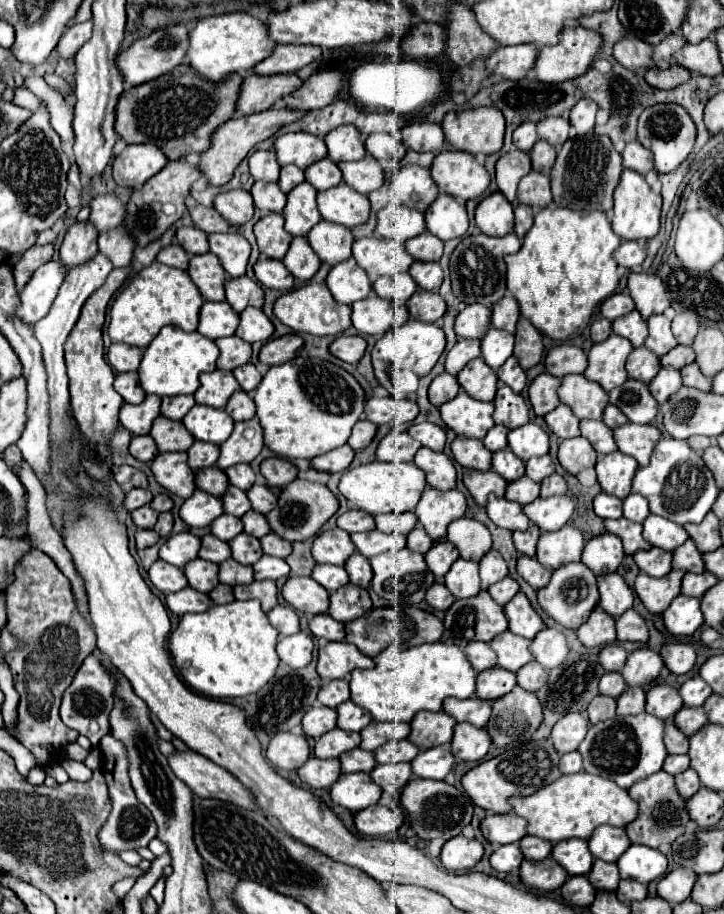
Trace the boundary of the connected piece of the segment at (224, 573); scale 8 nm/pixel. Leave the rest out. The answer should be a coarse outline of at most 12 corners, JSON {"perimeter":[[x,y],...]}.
{"perimeter":[[234,558],[220,564],[220,582],[228,586],[250,584],[252,566]]}

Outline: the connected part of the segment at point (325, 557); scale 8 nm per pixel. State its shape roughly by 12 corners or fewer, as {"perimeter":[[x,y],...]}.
{"perimeter":[[346,530],[320,532],[312,544],[318,564],[342,566],[356,552]]}

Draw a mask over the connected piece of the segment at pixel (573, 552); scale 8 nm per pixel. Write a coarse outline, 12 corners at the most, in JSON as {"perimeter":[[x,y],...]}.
{"perimeter":[[574,526],[542,532],[536,558],[556,570],[580,562],[582,532]]}

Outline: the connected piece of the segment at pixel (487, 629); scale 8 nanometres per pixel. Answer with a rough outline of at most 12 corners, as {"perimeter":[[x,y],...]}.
{"perimeter":[[482,590],[456,600],[446,636],[464,648],[508,630],[504,608]]}

